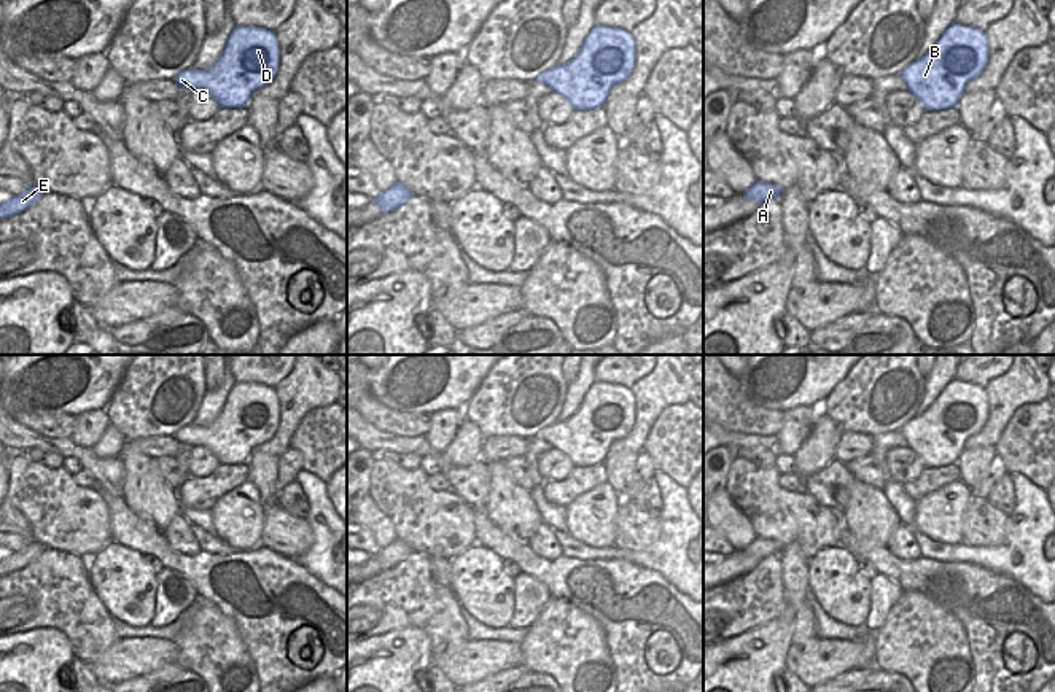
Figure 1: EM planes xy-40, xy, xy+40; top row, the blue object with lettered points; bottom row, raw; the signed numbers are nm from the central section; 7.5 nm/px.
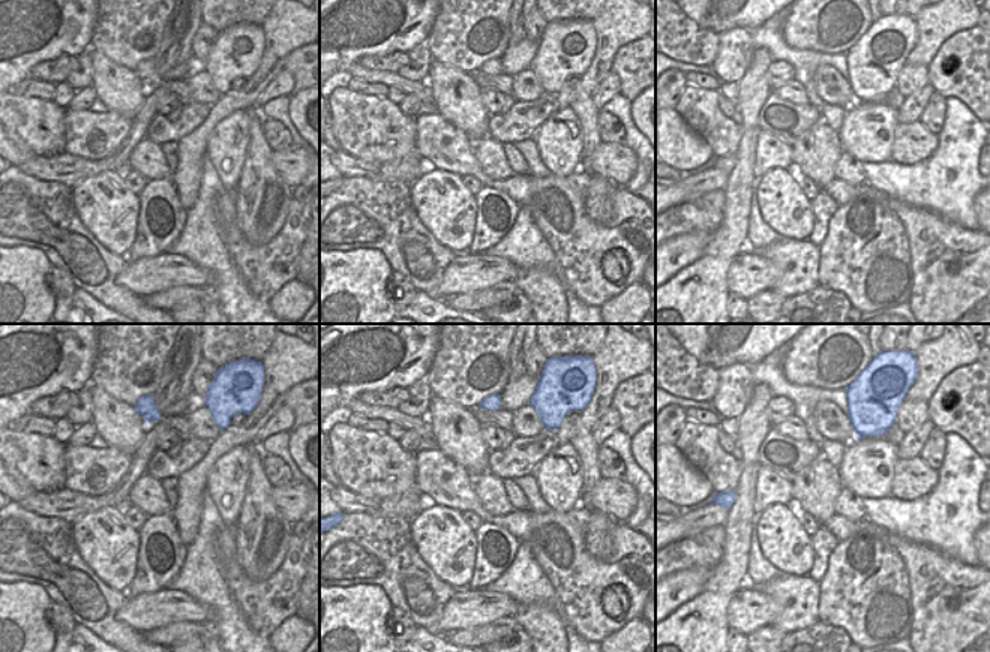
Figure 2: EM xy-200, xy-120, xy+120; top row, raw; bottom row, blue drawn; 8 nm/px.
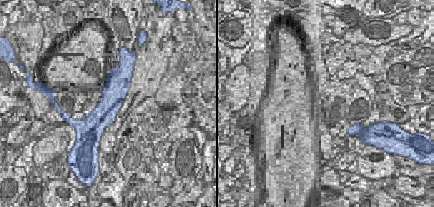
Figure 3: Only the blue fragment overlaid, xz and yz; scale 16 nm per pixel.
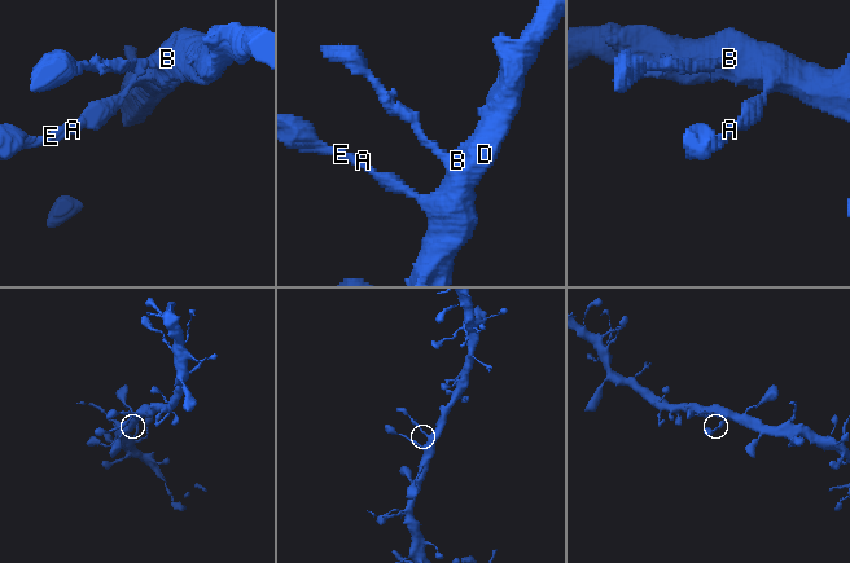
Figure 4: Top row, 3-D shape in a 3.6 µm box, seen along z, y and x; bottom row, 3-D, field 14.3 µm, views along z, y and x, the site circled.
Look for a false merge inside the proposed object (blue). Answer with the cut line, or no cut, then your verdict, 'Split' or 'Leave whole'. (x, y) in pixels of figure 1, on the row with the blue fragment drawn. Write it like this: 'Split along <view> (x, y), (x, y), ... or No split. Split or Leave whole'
No split. Leave whole.

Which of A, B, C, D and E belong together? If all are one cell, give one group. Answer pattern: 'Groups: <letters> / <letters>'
Groups: A B C D E.

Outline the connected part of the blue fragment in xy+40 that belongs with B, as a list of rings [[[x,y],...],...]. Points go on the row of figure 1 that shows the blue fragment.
[[[953,22],[934,46],[909,64],[899,76],[926,111],[958,108],[964,84],[988,62],[988,40],[980,29]]]

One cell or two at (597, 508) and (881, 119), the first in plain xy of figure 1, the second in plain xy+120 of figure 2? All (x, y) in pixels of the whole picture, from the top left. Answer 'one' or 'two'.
one

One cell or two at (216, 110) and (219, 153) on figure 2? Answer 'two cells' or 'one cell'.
two cells

